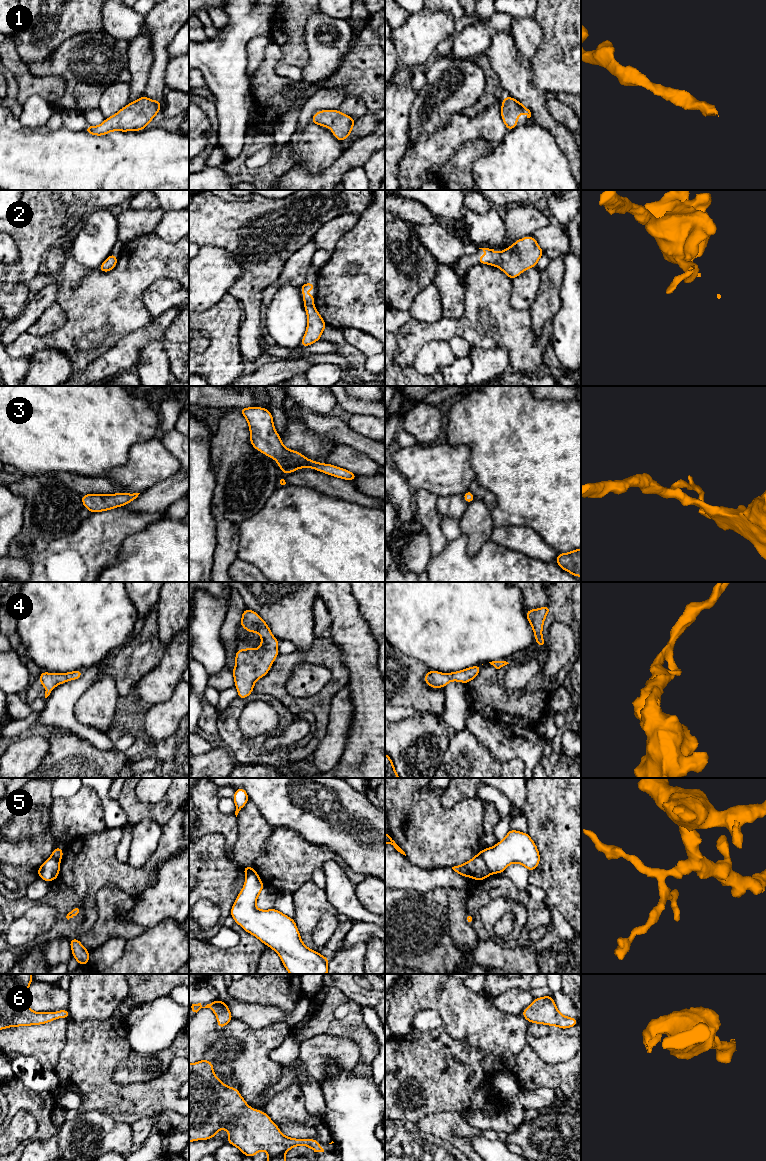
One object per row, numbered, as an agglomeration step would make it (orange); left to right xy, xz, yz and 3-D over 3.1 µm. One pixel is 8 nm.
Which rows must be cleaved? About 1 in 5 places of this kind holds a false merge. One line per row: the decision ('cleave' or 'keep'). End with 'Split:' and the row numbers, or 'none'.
1: keep
2: keep
3: keep
4: keep
5: cleave
6: keep
Split: 5

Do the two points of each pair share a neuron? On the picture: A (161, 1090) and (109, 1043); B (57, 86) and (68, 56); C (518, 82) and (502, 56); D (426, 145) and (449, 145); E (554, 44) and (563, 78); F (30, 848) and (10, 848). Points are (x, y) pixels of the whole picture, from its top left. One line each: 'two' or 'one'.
A: one
B: two
C: one
D: one
E: one
F: one

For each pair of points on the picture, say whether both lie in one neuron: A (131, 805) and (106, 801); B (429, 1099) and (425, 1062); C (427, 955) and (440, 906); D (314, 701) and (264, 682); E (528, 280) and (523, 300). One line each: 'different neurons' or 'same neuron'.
A: different neurons
B: same neuron
C: same neuron
D: same neuron
E: same neuron

